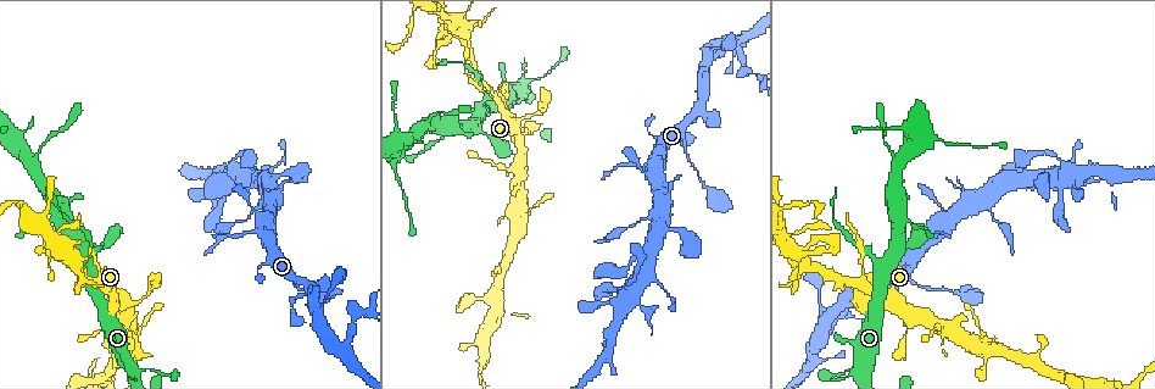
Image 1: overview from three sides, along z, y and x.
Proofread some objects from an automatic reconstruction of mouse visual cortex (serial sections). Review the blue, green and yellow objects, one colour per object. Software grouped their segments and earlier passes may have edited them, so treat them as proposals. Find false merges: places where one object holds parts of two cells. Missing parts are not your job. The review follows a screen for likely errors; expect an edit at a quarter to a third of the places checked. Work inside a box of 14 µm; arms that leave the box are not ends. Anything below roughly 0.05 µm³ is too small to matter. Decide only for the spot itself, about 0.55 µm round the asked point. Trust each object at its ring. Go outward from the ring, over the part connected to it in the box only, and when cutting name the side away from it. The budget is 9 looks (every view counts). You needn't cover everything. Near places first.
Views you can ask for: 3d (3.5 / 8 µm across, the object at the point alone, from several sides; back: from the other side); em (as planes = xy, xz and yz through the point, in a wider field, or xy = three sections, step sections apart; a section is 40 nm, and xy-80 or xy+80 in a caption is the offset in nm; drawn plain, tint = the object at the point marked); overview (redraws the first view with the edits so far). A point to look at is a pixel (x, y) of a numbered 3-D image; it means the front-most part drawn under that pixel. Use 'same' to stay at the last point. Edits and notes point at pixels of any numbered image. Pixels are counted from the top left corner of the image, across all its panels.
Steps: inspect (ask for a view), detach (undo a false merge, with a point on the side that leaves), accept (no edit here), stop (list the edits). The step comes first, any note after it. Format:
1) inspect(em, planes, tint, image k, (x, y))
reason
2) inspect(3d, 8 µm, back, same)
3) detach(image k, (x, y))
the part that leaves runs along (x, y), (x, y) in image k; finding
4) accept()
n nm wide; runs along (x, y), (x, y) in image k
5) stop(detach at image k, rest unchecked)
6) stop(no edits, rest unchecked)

inspect(3d, 3.5 µm, image 1, (450, 29))

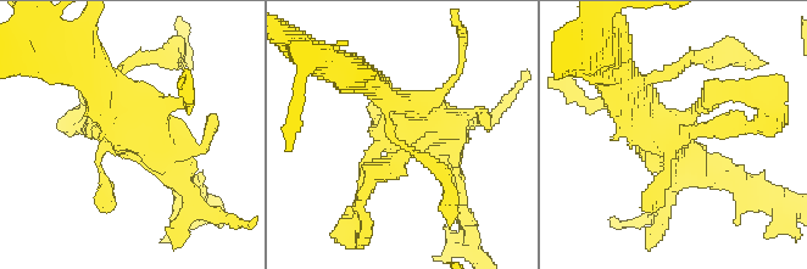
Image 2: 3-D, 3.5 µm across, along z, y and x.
inspect(em, xy, step 1, tint, image 2, (408, 128))

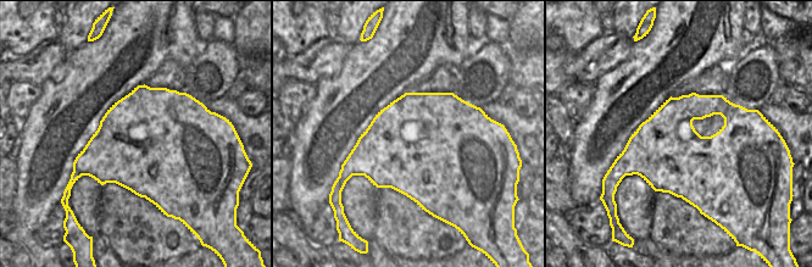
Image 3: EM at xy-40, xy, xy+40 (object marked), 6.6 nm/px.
accept()
runs along (724, 180), (664, 151), (636, 87) in image 2; all the same cell

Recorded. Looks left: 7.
inspect(3d, 3.5 µm, image 1, (94, 248))
narrows sharply

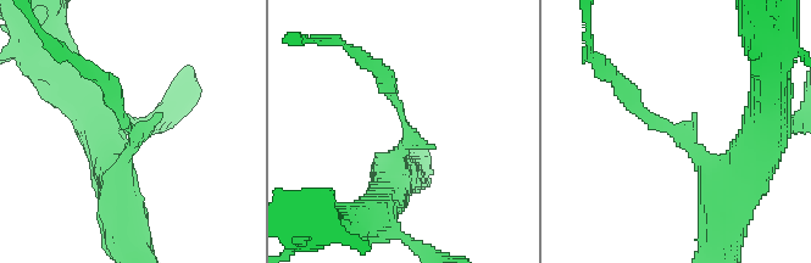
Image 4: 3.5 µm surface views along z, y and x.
inspect(em, planes, tint, image 4, (653, 123))

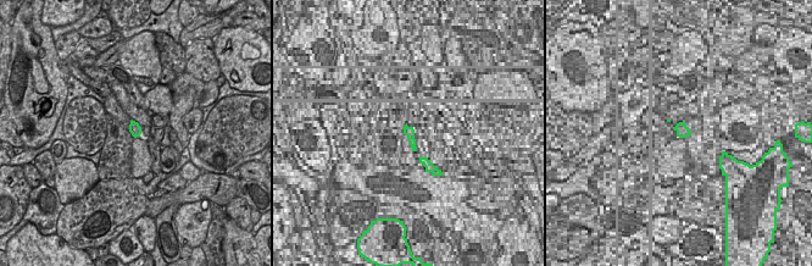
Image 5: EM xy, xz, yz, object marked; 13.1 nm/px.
inspect(em, xy, step 5, tint, same)
another direction

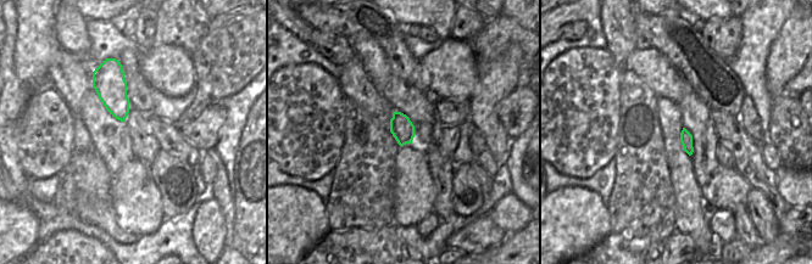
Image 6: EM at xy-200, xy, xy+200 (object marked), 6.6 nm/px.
detach(image 4, (637, 99))
the part that leaves runs along (665, 124), (645, 117), (593, 54) in image 4; a second cell is stuck on

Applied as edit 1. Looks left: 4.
inspect(3d, 3.5 µm, image 1, (309, 284))
a narrow waist

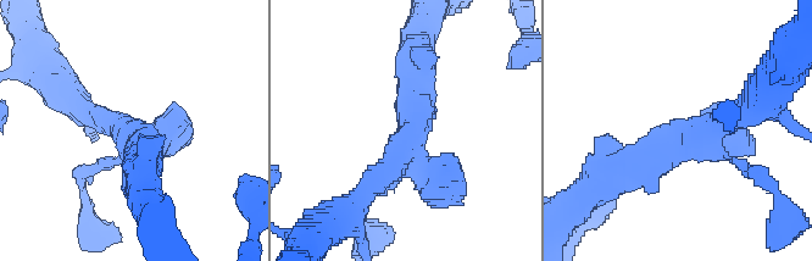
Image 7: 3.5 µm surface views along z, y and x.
inspect(em, xy, step 3, tint, image 7, (695, 143))
shape alone is not enough

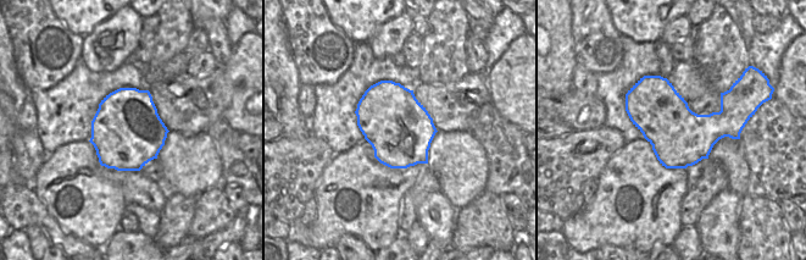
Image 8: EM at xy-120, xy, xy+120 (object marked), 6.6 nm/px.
accept()
440 nm wide; runs along (357, 201), (406, 148), (413, 76) in image 7; continuous, no second cell

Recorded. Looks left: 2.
stop(detach at image 4, rest unchecked)

